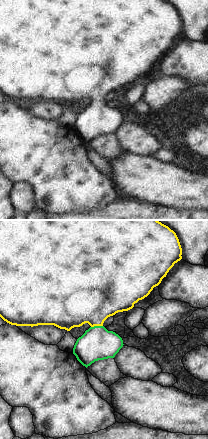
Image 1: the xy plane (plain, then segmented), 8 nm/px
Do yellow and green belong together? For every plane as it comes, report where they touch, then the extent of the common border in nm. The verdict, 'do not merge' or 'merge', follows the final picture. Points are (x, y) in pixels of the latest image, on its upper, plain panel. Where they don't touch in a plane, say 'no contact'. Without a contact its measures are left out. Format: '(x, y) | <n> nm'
(96, 101) | 100 nm

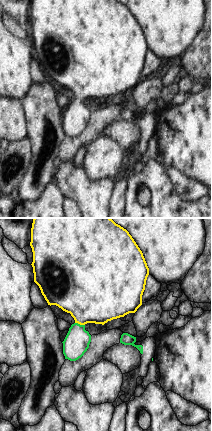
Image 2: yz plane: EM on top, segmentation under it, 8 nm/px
(80, 100) | 80 nm

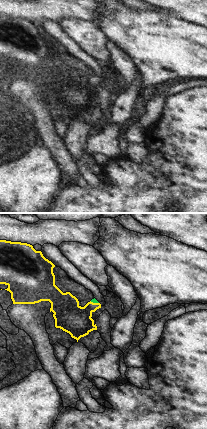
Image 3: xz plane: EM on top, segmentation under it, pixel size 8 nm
(94, 79) | 70 nm

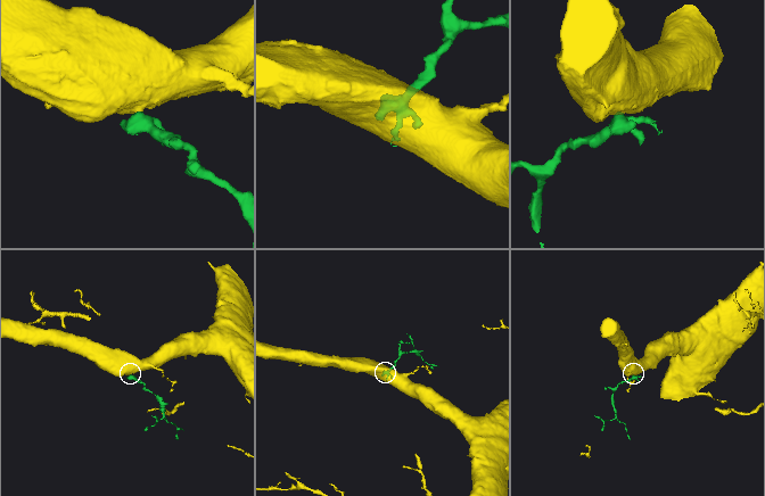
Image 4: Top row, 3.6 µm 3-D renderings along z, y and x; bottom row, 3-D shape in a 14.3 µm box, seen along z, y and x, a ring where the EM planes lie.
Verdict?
merge

